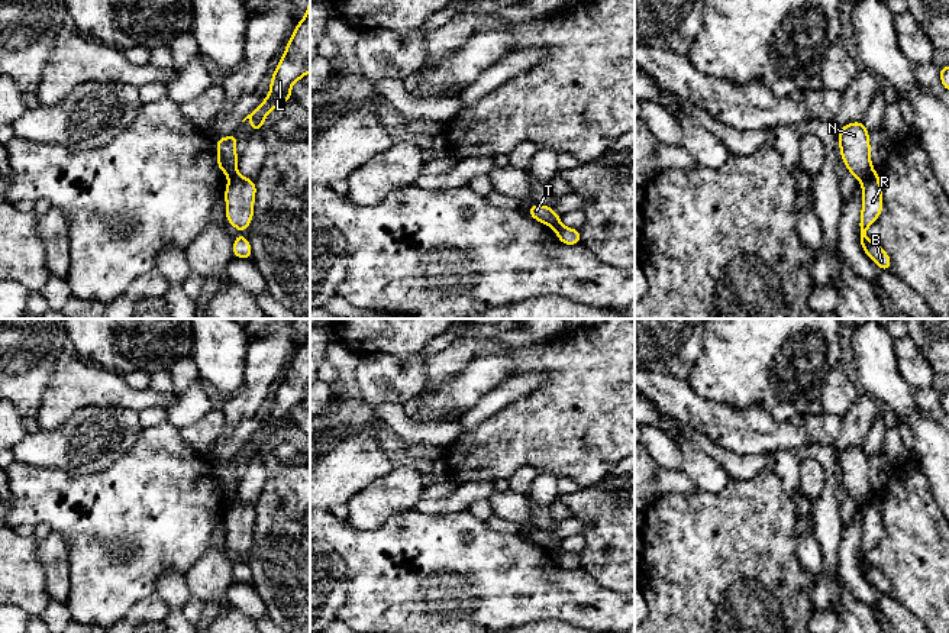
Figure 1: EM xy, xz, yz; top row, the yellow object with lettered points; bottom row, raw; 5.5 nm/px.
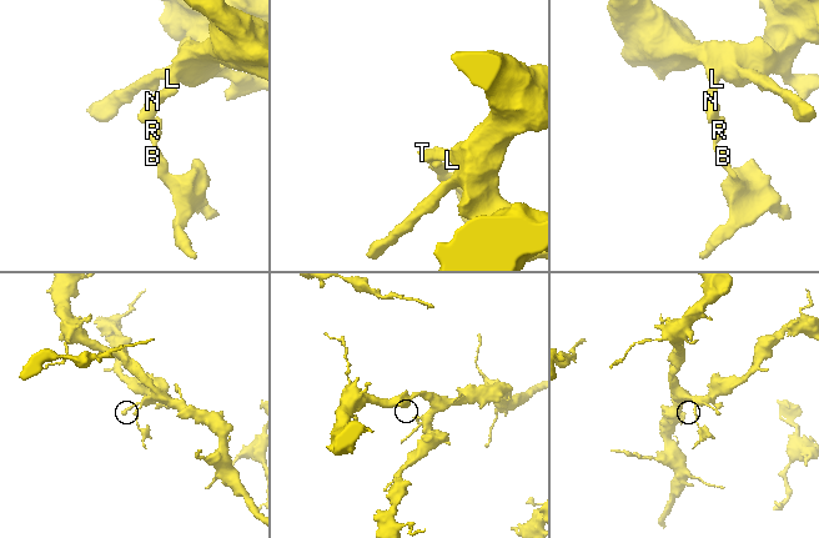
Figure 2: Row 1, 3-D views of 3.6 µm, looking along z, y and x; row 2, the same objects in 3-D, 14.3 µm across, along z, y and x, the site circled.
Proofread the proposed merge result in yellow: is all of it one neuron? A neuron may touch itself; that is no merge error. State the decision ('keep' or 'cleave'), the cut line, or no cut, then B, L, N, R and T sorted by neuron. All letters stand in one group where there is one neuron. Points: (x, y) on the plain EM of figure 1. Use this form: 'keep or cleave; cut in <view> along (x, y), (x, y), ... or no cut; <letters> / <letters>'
cleave; cut in yz along (872, 496), (862, 504); B R / L N T

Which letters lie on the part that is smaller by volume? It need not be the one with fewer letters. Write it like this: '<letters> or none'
B, R

